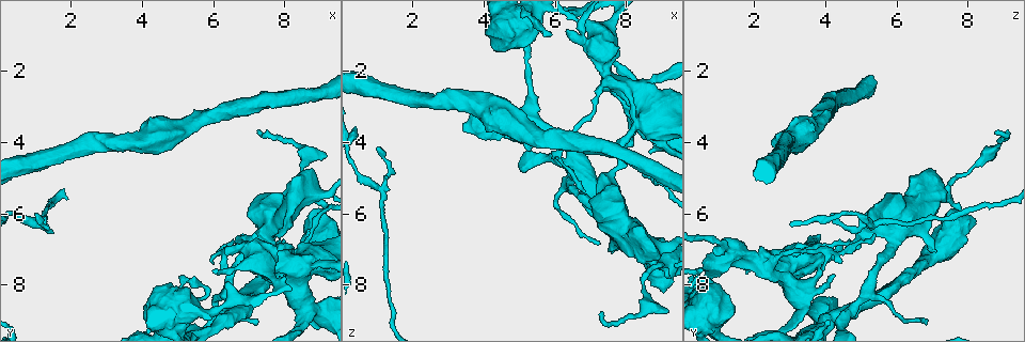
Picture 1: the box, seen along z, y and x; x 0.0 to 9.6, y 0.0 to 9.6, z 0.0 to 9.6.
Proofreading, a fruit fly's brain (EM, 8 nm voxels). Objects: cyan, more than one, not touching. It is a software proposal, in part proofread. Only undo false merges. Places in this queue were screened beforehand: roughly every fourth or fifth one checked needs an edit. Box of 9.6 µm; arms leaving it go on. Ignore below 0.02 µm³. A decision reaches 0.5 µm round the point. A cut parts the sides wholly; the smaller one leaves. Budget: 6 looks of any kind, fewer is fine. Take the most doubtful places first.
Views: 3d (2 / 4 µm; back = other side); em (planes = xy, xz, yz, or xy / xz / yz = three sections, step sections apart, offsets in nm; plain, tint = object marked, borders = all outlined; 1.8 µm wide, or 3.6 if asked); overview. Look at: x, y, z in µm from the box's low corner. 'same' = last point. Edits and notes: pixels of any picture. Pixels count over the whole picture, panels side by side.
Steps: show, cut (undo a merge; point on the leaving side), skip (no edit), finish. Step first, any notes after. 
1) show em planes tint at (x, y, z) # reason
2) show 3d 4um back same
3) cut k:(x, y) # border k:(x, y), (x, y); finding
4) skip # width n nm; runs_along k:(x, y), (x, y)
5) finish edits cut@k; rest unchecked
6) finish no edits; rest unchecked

show em planes tint at (1.15, 6.30, 5.30) # branch point

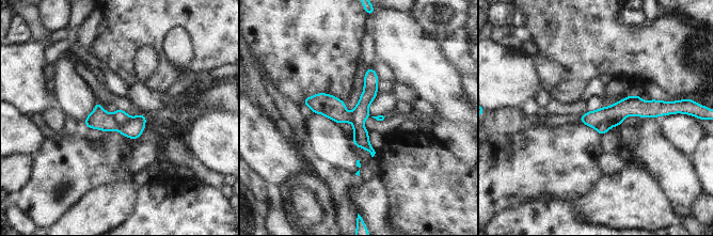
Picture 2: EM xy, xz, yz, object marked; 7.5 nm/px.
cut 2:(121, 116) # border 2:(111, 114), (121, 124), (130, 118); a second cell is stuck on

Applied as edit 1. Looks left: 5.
show em 3.6um planes plain at (5.70, 8.40, 0.95) # touches itself

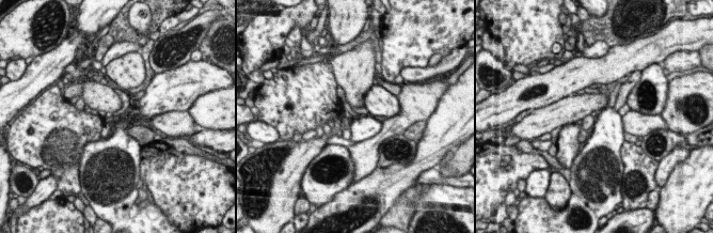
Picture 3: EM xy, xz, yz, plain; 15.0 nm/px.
show em 3.6um planes tint same # where the object lies

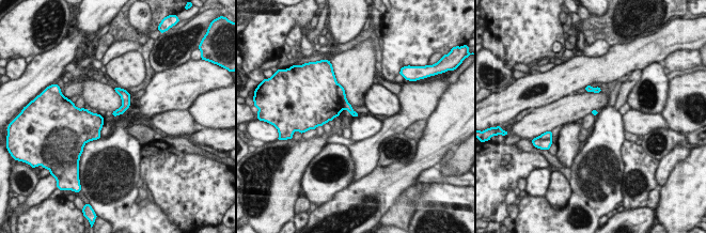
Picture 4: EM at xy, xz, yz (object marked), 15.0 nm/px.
cut 4:(340, 91) # two cells meet here

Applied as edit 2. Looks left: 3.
finish edits cut@2, cut@4; rest unchecked

